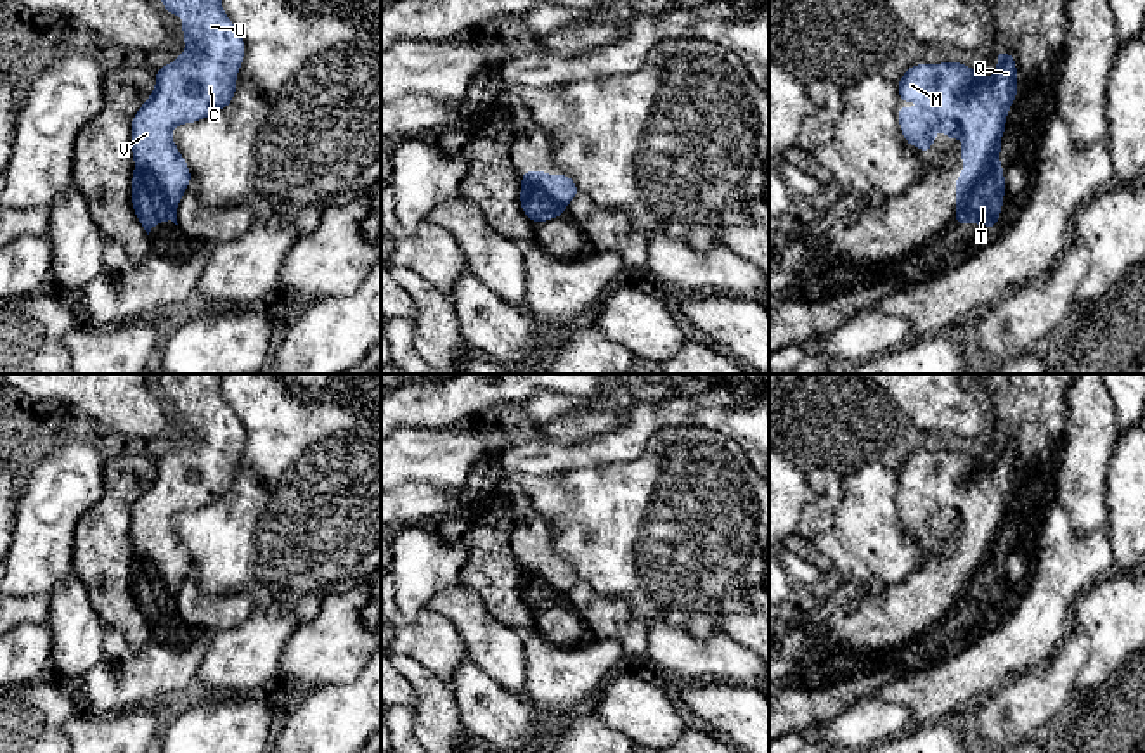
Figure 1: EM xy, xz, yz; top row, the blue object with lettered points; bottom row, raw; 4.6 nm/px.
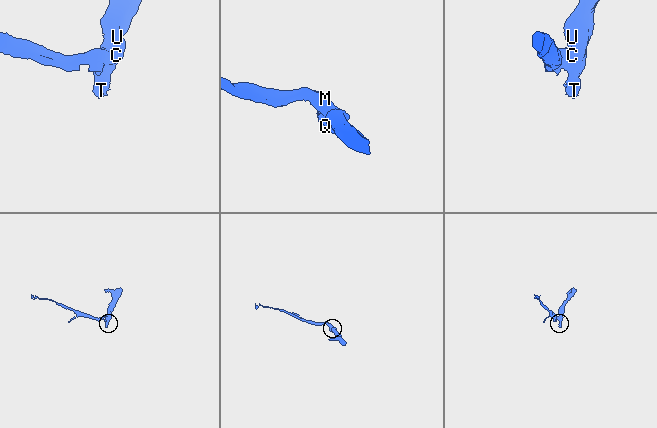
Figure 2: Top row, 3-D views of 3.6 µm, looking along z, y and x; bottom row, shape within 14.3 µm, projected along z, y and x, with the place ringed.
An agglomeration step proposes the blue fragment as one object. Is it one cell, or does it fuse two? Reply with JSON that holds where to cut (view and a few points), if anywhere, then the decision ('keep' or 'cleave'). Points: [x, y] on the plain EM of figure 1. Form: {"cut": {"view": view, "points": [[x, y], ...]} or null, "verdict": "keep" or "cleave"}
{"cut": {"view": "yz", "points": [[998, 547], [983, 559], [960, 596]]}, "verdict": "cleave"}

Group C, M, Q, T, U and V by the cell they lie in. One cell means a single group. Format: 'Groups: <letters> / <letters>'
Groups: C M Q U V / T

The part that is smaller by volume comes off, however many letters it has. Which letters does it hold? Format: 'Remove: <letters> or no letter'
Remove: T

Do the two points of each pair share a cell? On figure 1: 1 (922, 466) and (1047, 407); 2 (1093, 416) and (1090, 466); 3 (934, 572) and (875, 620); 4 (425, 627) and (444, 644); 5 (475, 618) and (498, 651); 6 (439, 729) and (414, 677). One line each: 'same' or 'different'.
1: different
2: same
3: same
4: same
5: same
6: same

